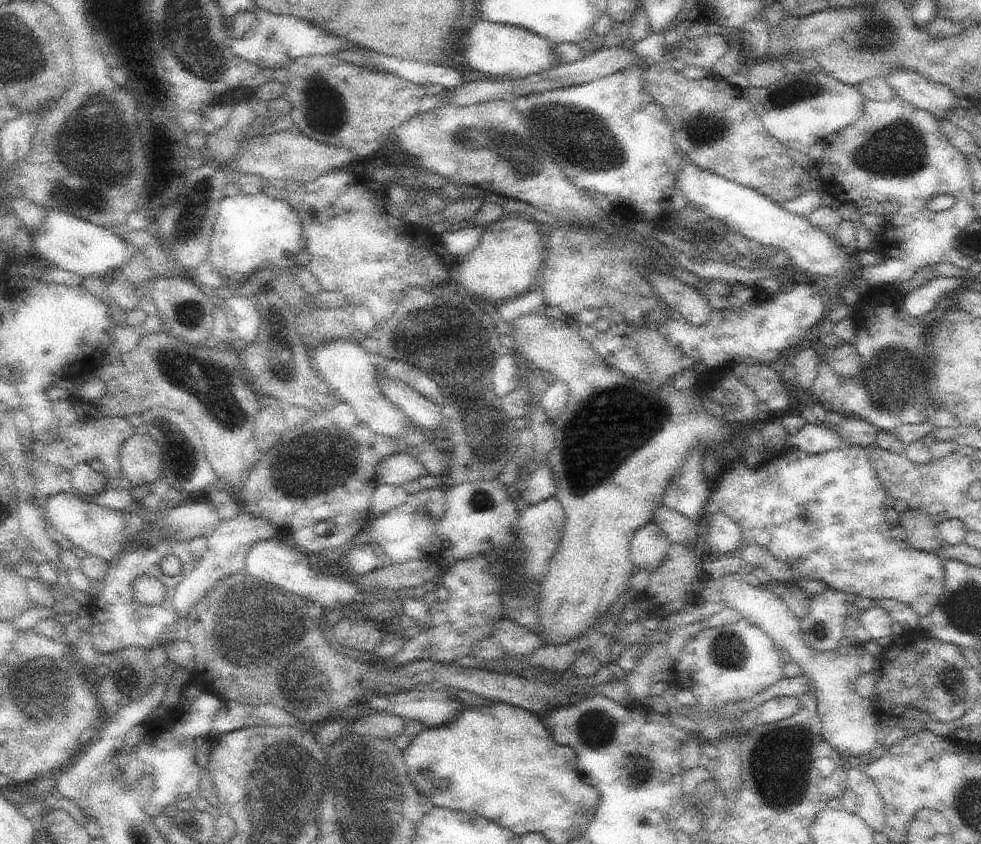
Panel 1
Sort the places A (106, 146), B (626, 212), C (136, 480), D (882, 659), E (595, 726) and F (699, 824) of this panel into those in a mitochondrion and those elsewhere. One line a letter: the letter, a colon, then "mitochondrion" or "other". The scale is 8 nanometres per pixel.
A: mitochondrion
B: other
C: other
D: other
E: mitochondrion
F: other

